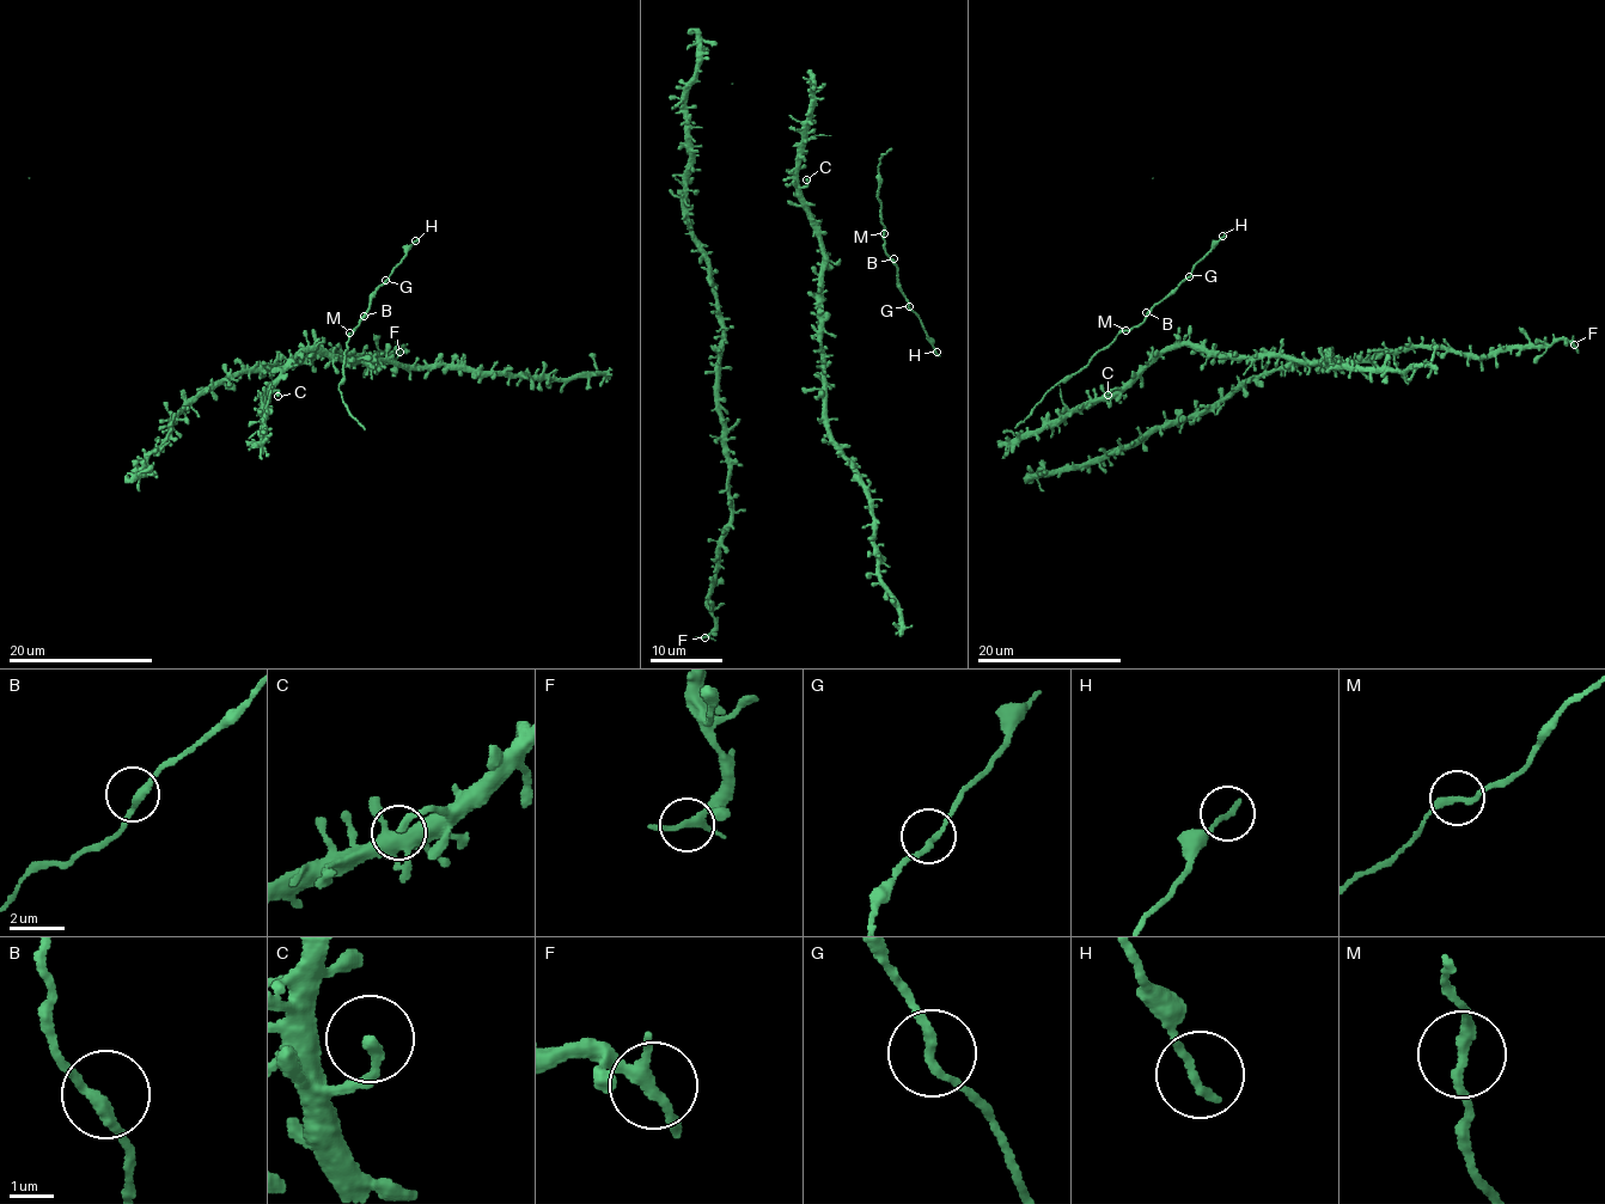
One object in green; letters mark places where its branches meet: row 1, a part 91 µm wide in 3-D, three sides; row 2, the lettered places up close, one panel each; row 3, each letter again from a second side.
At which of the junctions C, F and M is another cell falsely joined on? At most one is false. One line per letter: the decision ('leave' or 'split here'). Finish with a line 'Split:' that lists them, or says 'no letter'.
C: leave
F: leave
M: leave
Split: no letter

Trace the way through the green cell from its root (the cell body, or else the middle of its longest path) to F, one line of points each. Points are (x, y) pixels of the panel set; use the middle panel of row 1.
F: (718, 416), (728, 465), (730, 529), (720, 547), (708, 597), (714, 630), (705, 637)

